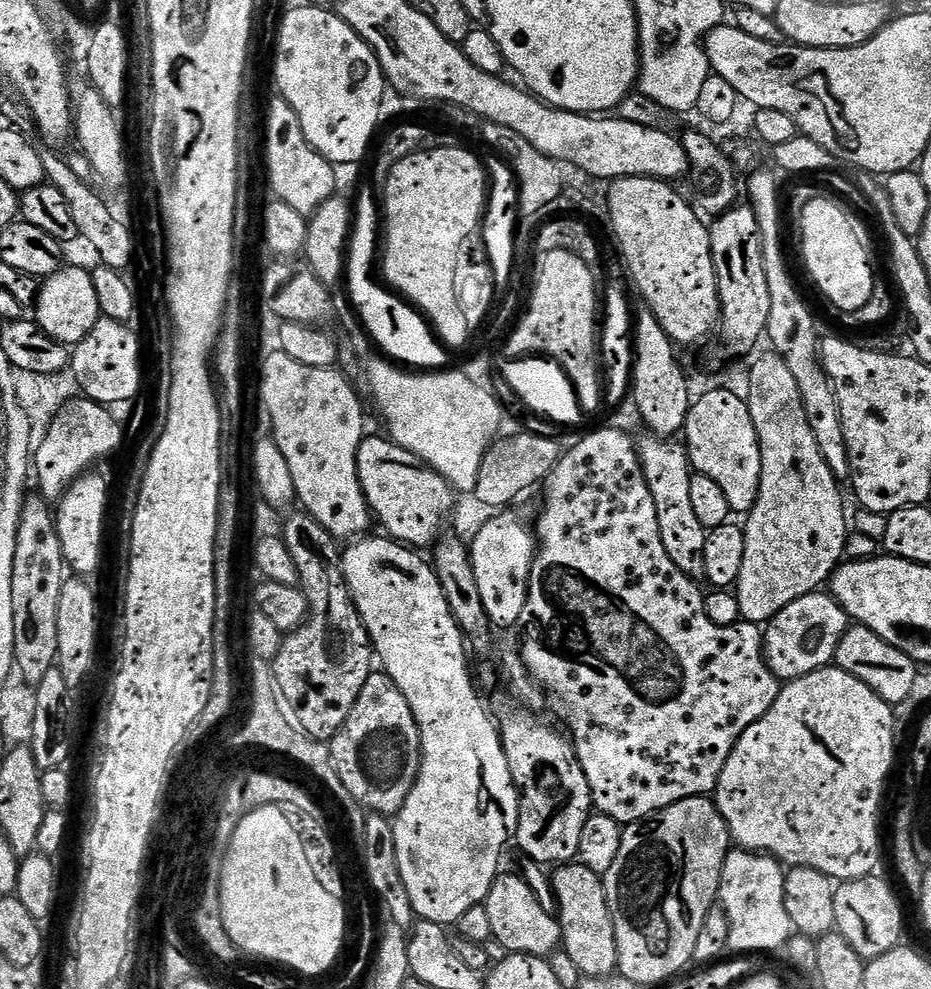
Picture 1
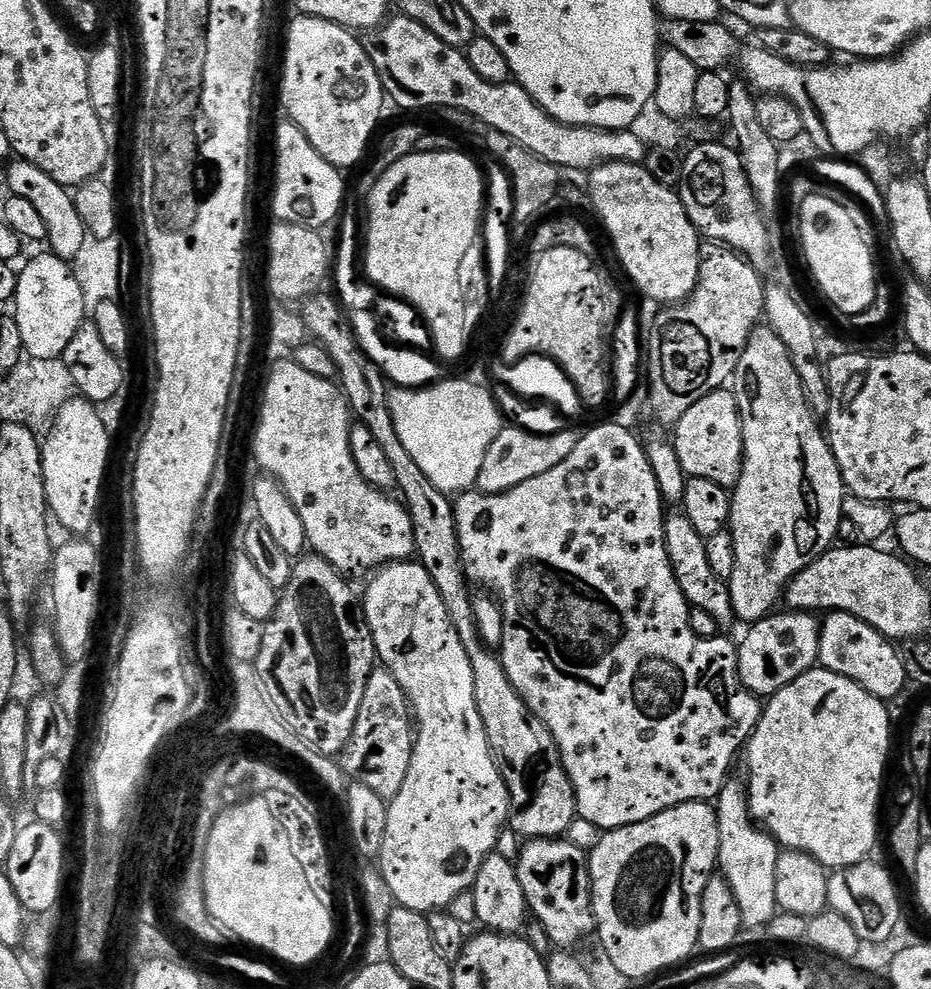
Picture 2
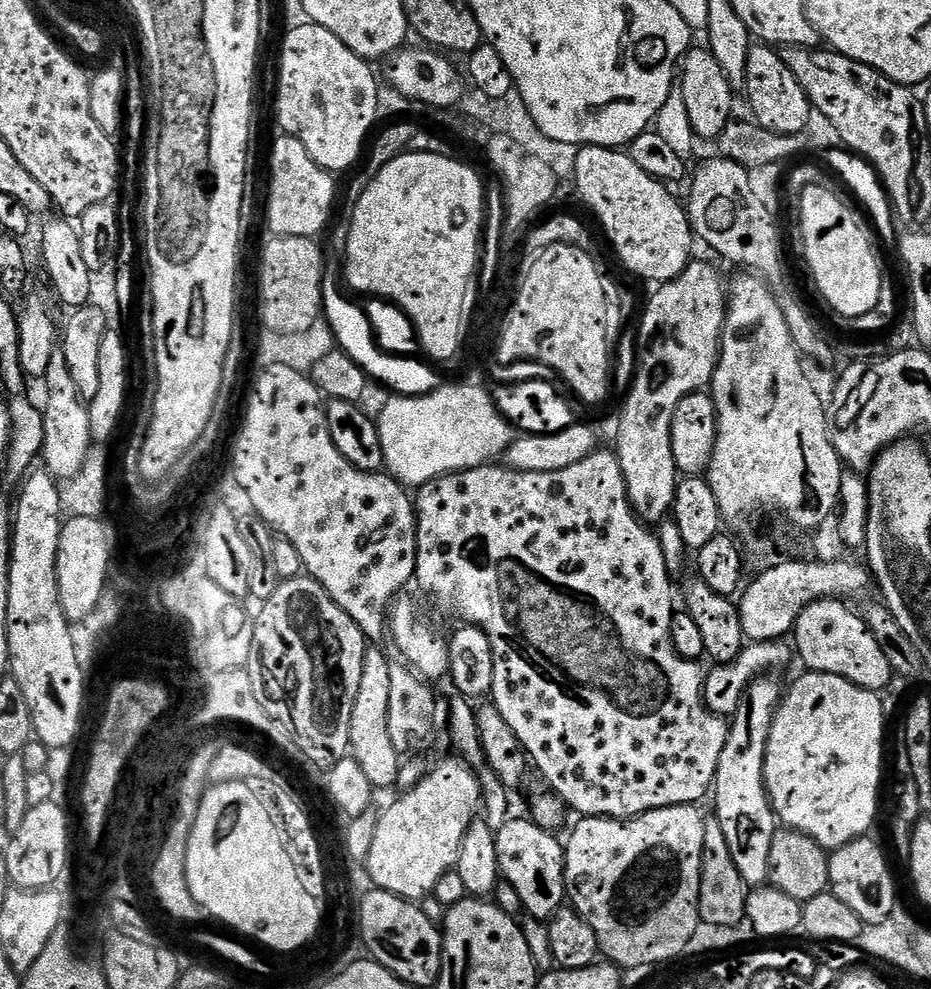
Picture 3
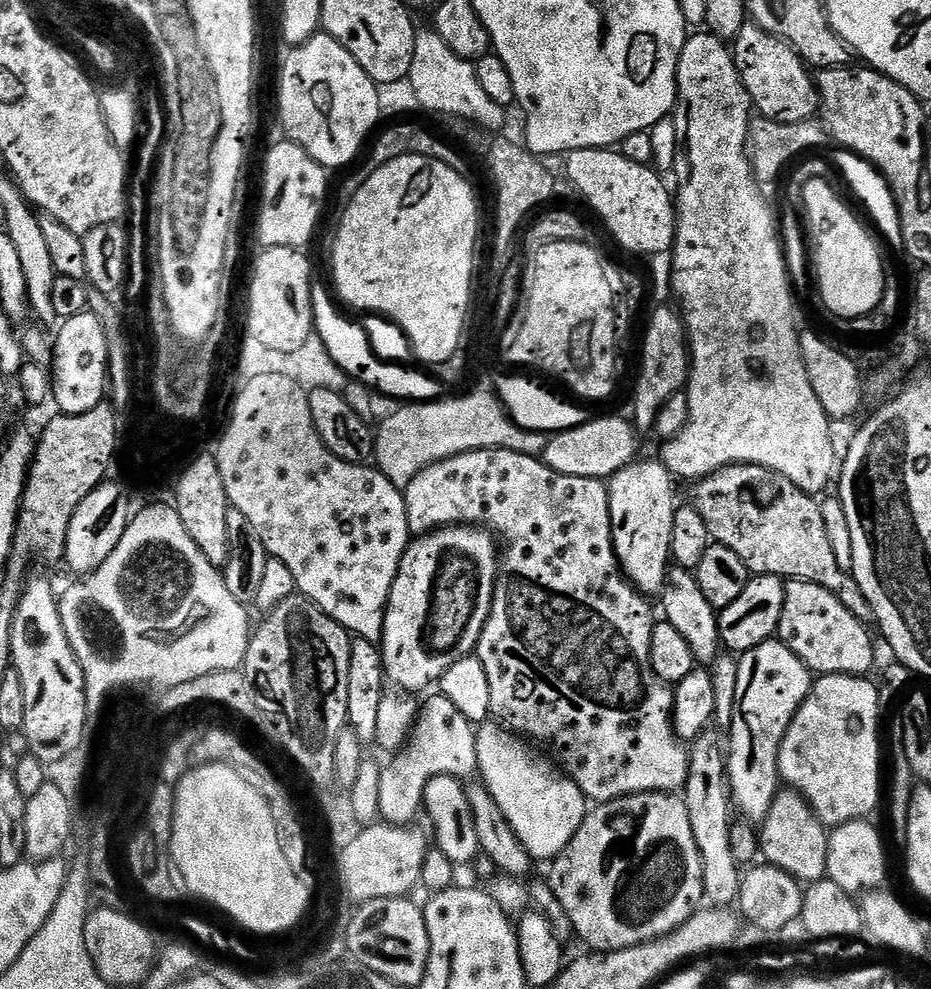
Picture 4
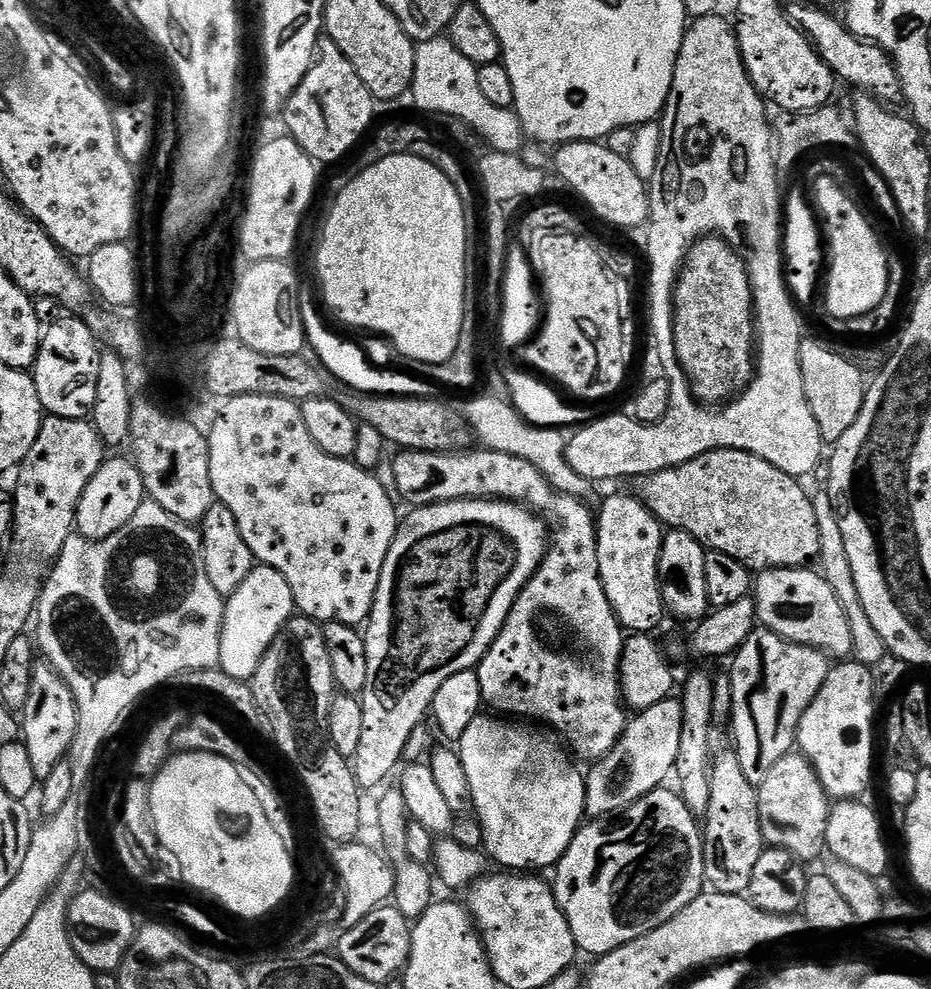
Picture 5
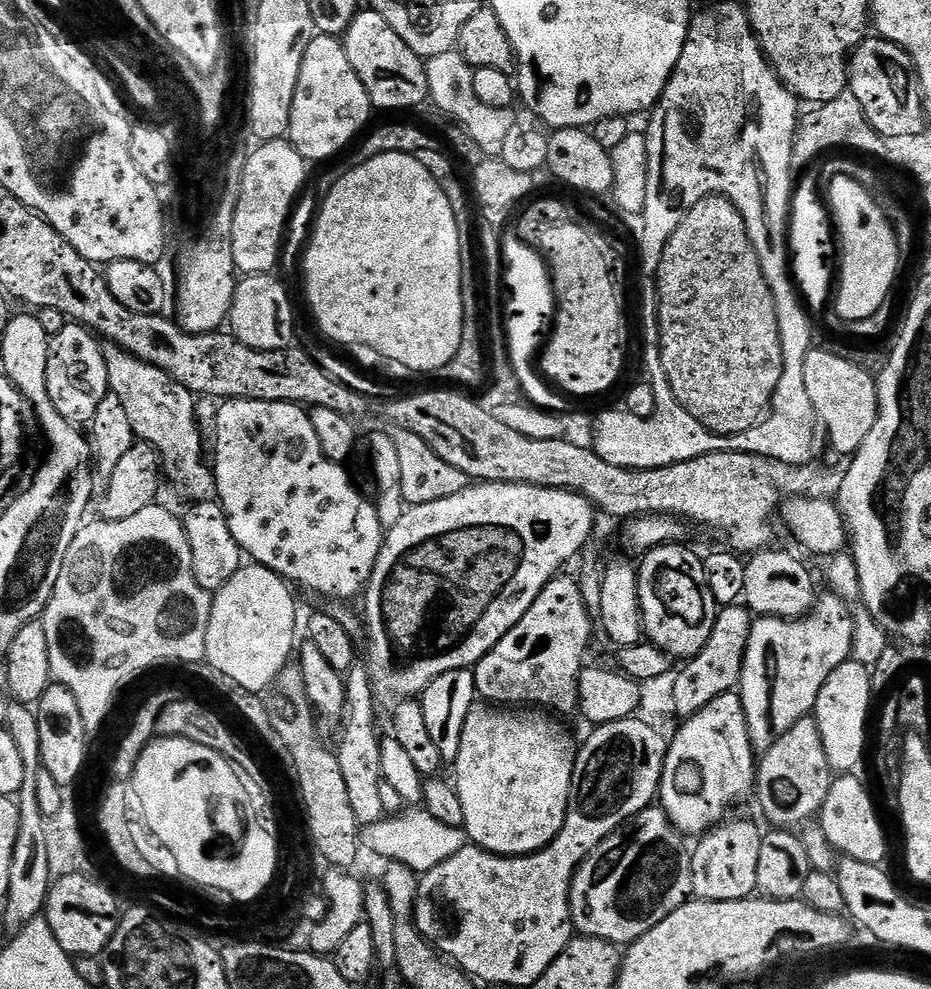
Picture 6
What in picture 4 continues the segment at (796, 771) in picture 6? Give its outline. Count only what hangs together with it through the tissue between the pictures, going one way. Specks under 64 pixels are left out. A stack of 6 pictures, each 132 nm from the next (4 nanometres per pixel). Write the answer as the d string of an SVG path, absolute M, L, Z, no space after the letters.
M777 791L766 818L758 828L758 852L769 865L792 875L805 885L823 880L828 875L829 829L814 814L801 792Z

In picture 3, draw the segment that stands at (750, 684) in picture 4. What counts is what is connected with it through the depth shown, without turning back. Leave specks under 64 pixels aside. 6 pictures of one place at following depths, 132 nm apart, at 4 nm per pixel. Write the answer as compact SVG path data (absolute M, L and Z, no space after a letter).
M765 674L752 681L734 713L734 723L729 729L728 741L722 750L722 758L716 771L714 818L719 821L722 832L726 834L726 842L730 845L730 858L734 858L738 874L742 874L752 890L769 883L770 846L774 846L778 831L776 811L772 809L768 787L764 784L764 763L770 726L781 699L782 687L780 688L776 678Z

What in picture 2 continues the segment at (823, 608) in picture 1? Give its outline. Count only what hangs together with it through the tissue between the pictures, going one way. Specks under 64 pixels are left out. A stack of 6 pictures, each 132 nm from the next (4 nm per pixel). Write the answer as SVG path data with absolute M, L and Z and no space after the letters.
M783 611L756 621L747 629L744 641L741 639L738 644L740 680L761 698L770 698L778 694L778 690L790 686L790 682L817 667L820 658L821 621L810 612Z

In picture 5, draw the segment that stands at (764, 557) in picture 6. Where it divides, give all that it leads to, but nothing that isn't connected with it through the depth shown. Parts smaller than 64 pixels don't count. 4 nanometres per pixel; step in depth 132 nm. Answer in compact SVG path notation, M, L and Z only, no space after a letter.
M805 566L771 568L769 572L759 573L754 580L754 599L757 621L782 639L792 644L805 644L807 648L817 648L829 658L852 656L846 610L842 610L838 594L830 590L830 582L826 582L819 571Z

